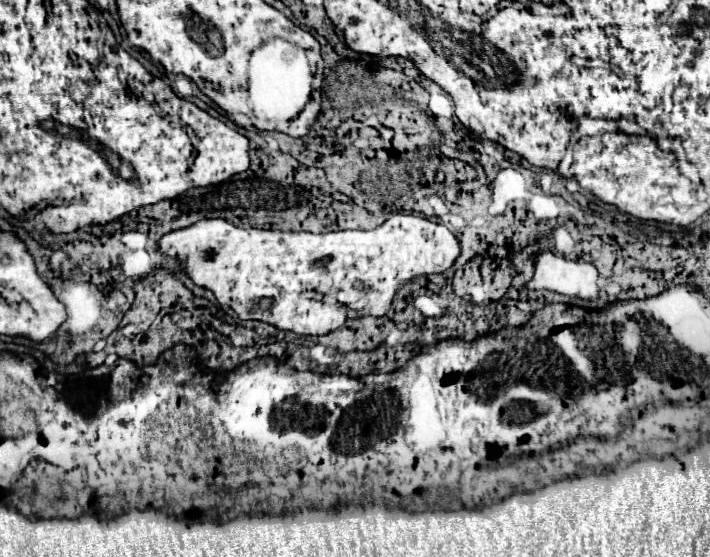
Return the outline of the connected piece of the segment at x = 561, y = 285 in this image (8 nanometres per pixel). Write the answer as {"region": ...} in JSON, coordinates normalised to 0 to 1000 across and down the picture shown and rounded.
{"region":[[[766,452],[755,460],[752,478],[752,499],[741,510],[744,517],[766,517],[797,531],[811,531],[820,539],[842,535],[842,485],[834,474],[794,467],[780,460],[777,452]]]}

